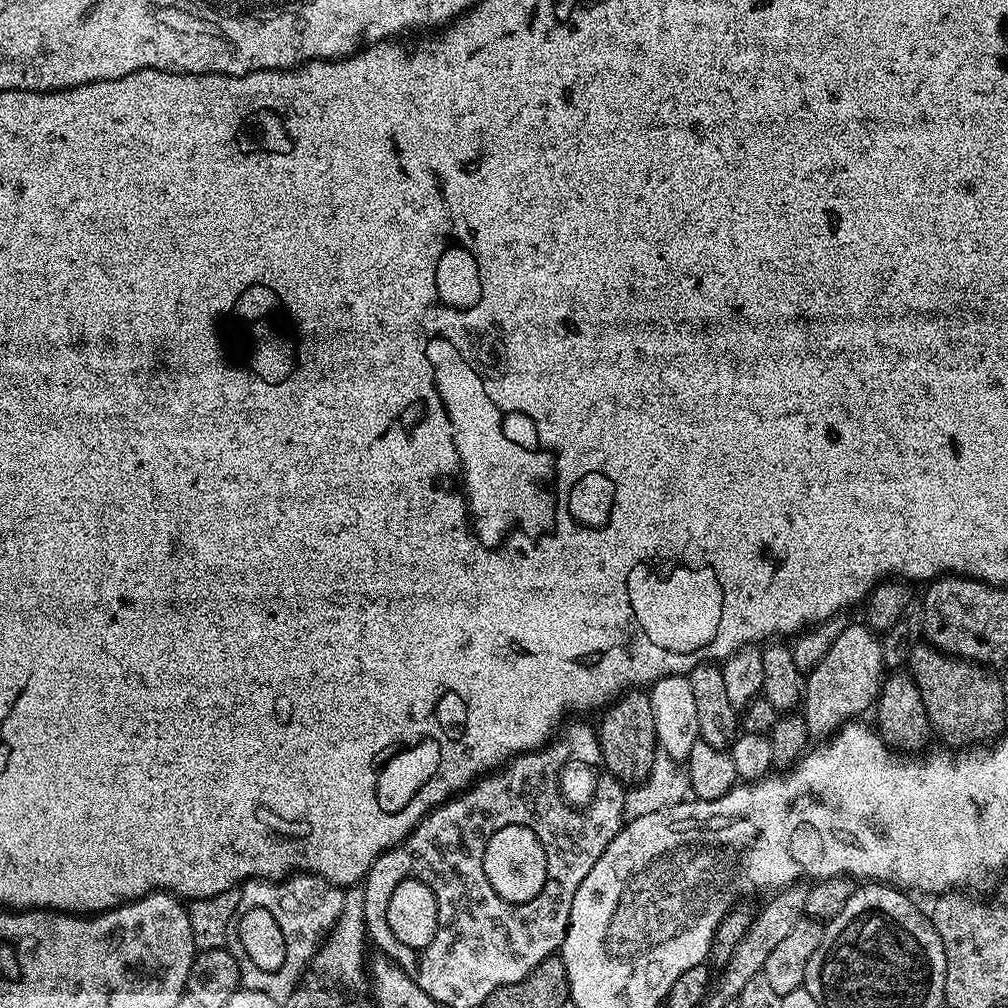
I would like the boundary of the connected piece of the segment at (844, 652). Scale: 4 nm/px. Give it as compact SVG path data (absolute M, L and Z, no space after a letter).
M863 622L849 623L848 628L842 630L842 634L838 634L838 639L834 642L834 646L830 646L830 650L826 650L826 658L822 658L822 662L818 662L818 666L814 666L814 670L807 673L802 693L802 715L808 727L809 737L827 738L841 724L863 717L860 715L867 708L869 711L875 705L876 697L880 694L880 686L885 675L886 669L883 662L881 637Z

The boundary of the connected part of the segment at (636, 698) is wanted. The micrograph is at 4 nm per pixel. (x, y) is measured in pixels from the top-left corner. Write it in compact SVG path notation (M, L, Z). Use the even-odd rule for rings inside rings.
M625 690L607 708L598 723L600 749L604 755L604 765L620 779L625 786L641 784L650 774L658 751L656 731L654 730L654 706L650 706L648 692L644 690Z

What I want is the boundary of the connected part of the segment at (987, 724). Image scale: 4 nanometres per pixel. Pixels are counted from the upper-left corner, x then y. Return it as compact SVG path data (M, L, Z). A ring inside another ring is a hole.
M927 642L914 646L906 668L912 673L918 694L922 694L922 706L926 706L929 725L935 731L937 728L942 735L952 740L982 740L978 742L988 742L1001 735L1004 684L992 673L995 671L975 660L949 656ZM975 692L980 696L972 696ZM987 692L988 696L984 696Z

